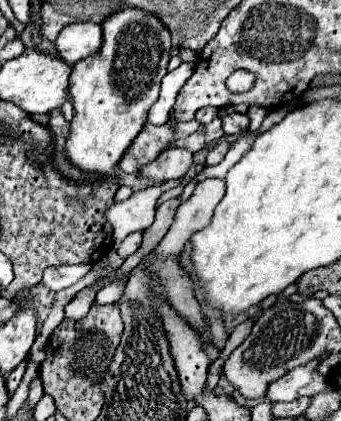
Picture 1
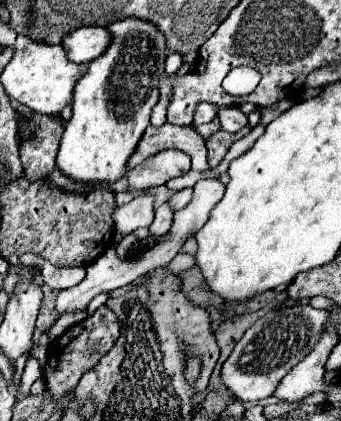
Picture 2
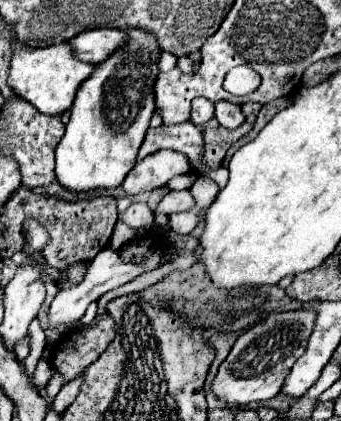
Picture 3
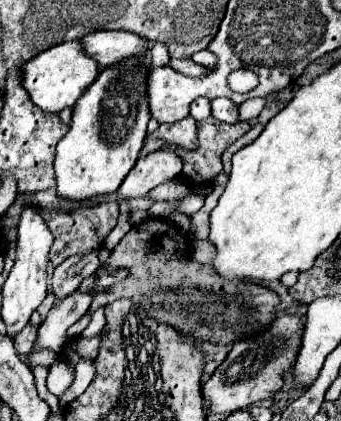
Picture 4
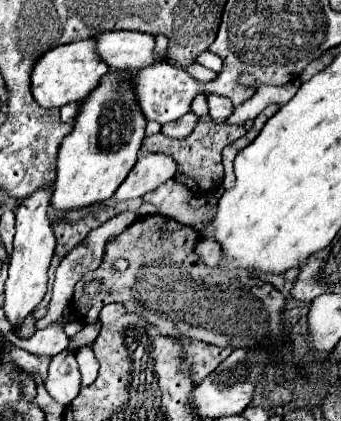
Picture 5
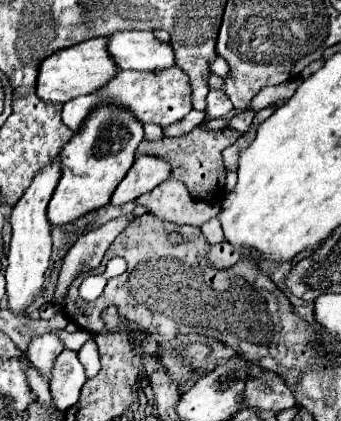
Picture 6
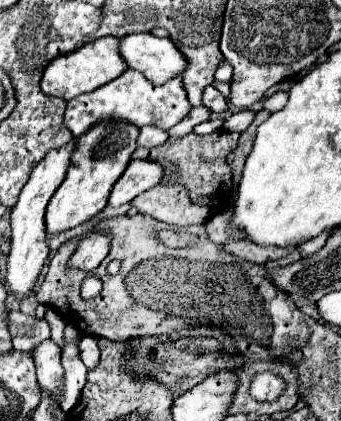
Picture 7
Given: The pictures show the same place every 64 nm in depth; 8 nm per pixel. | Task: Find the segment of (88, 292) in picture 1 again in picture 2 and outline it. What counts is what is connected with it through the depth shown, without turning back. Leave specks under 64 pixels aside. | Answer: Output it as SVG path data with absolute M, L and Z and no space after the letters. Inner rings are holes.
M86 310L80 312L75 312L74 314L64 314L60 316L55 323L52 325L49 333L49 343L52 343L56 338L58 338L64 331L73 325L78 324L84 320L87 316Z

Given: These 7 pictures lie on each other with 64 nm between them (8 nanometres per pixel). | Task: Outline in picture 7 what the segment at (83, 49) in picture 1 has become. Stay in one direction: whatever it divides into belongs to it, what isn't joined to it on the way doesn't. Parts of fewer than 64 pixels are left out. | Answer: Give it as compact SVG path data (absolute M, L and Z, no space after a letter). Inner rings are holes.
M148 32L124 36L120 40L120 54L126 60L128 68L134 68L134 70L142 72L144 76L148 76L148 80L152 84L164 84L164 82L184 74L184 70L188 68L188 60L182 56L182 52L174 46L174 42L170 38L156 38Z

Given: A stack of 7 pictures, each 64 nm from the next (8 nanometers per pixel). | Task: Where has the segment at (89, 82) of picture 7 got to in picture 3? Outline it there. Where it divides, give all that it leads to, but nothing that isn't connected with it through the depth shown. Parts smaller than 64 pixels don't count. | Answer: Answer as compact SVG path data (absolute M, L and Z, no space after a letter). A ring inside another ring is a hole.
M10 34L10 44L12 44L12 62L10 62L10 72L8 72L8 86L18 94L20 98L28 100L32 106L36 106L44 114L62 114L68 110L76 98L76 92L84 80L90 78L94 64L82 62L74 56L72 44L62 42L54 46L44 46L44 48L28 48L20 44L14 34Z

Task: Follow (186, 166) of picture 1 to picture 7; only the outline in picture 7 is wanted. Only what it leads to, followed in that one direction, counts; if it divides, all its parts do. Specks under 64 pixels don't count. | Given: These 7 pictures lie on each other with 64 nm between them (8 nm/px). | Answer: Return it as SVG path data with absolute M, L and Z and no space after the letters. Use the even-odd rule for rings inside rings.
M130 160L124 174L116 180L112 192L110 192L110 206L122 206L142 194L144 190L156 186L162 178L162 168L156 162L148 160Z

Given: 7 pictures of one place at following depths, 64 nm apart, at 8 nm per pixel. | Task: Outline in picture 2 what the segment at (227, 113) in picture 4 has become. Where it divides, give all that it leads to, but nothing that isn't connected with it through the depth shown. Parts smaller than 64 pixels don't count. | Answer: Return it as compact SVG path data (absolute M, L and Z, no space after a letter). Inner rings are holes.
M220 106L218 118L226 132L236 132L248 124L246 114L242 114L240 108L236 108L236 106Z

